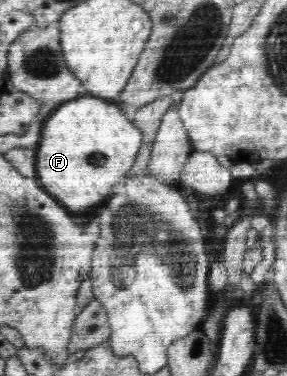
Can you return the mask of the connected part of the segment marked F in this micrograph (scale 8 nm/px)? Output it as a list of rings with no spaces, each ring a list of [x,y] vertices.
[[[81,97],[67,101],[44,121],[40,141],[35,146],[35,178],[40,182],[40,186],[49,195],[53,195],[61,205],[65,205],[71,211],[81,211],[85,207],[97,205],[99,201],[111,195],[115,181],[127,175],[127,171],[131,169],[141,142],[141,130],[136,128],[135,122],[131,123],[121,113],[117,104],[111,105],[99,97]]]

